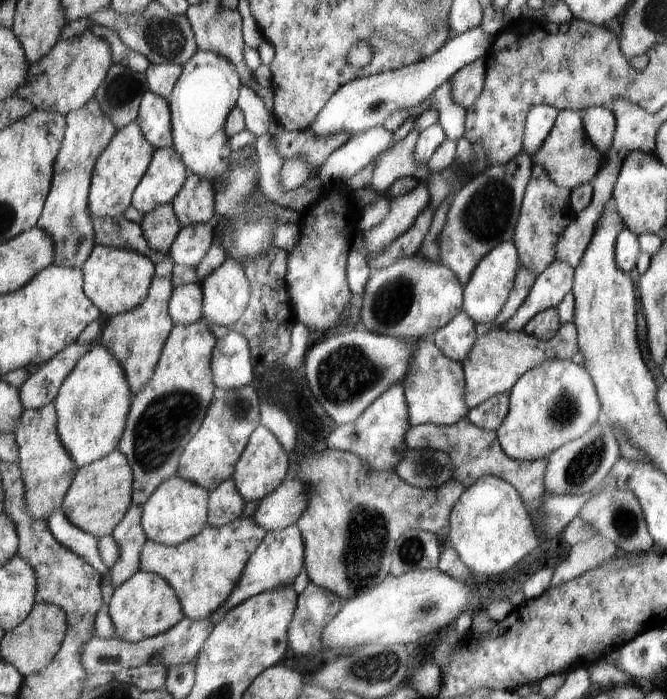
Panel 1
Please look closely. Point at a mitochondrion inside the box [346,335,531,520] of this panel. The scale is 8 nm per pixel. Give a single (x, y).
(427, 467)

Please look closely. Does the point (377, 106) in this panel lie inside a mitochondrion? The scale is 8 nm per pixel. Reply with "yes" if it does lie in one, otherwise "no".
yes

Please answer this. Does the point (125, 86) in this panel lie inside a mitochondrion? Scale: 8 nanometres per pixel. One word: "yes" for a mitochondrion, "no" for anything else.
yes

